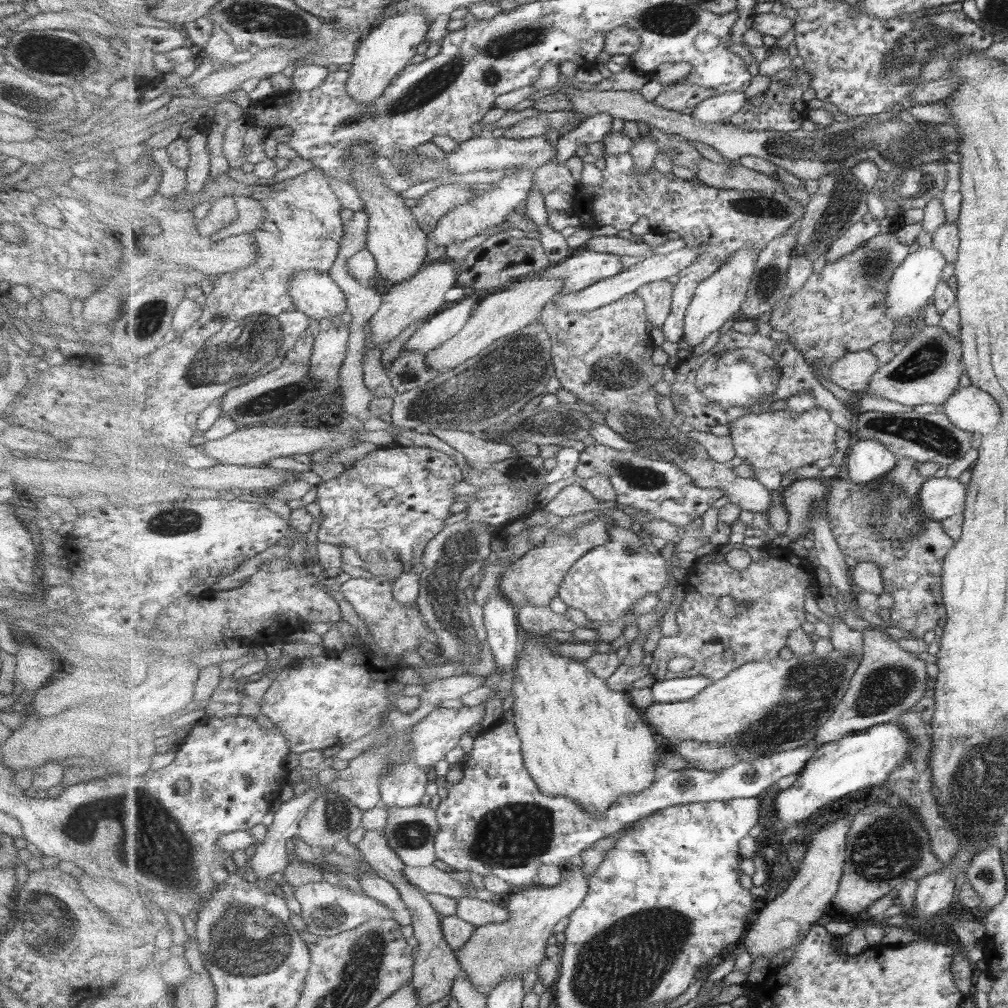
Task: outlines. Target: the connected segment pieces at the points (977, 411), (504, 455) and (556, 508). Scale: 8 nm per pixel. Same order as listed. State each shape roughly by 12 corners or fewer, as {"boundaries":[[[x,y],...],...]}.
{"boundaries":[[[958,387],[942,408],[955,426],[981,435],[1002,419],[995,397]],[[435,426],[431,434],[484,474],[493,462],[518,457],[513,445]],[[579,481],[562,489],[545,512],[563,519],[607,510]]]}

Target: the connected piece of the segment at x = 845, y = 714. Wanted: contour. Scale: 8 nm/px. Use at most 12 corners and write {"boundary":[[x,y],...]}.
{"boundary":[[864,631],[865,656],[822,745],[883,723],[925,696],[927,662],[887,632]]}

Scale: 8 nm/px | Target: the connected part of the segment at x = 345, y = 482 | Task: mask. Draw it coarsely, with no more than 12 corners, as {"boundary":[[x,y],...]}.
{"boundary":[[383,446],[320,483],[319,543],[422,558],[463,480],[429,447]]}

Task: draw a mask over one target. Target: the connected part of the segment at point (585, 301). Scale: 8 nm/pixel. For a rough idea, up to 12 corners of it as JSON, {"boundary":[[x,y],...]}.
{"boundary":[[705,250],[653,254],[621,274],[551,303],[587,313],[667,281],[697,261]]}

